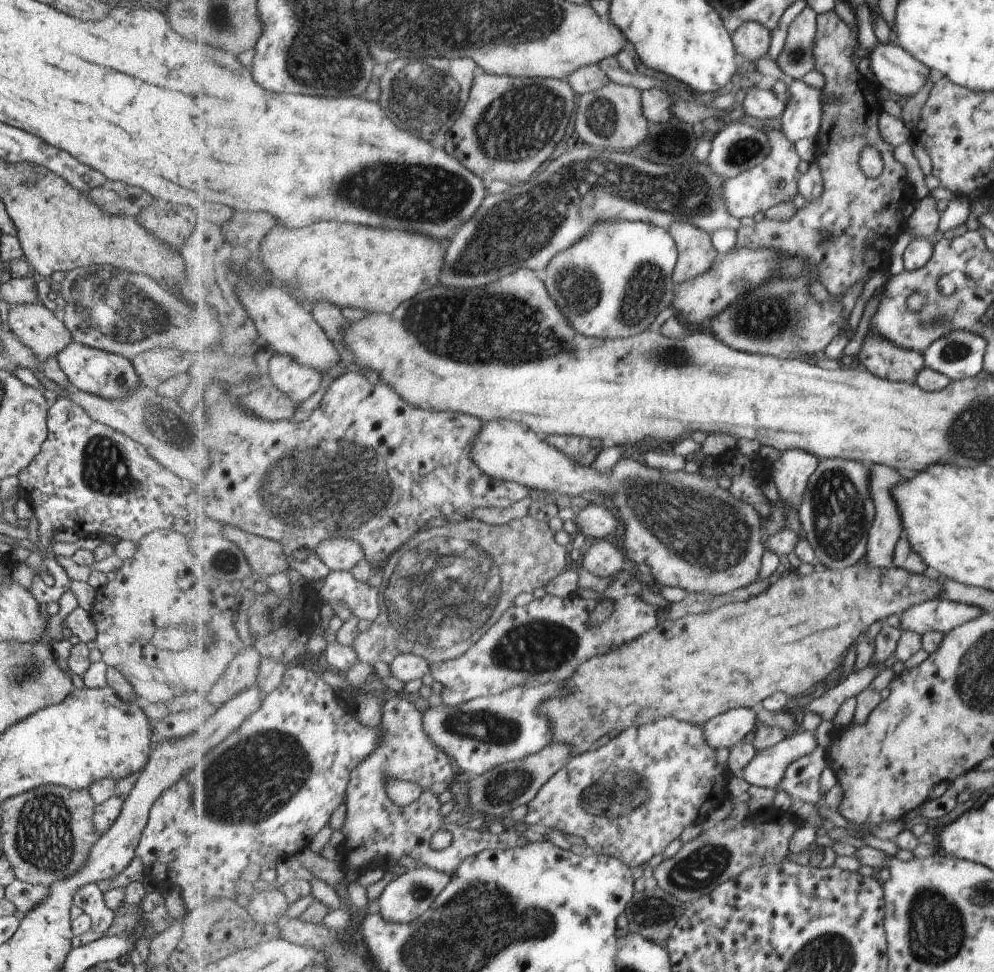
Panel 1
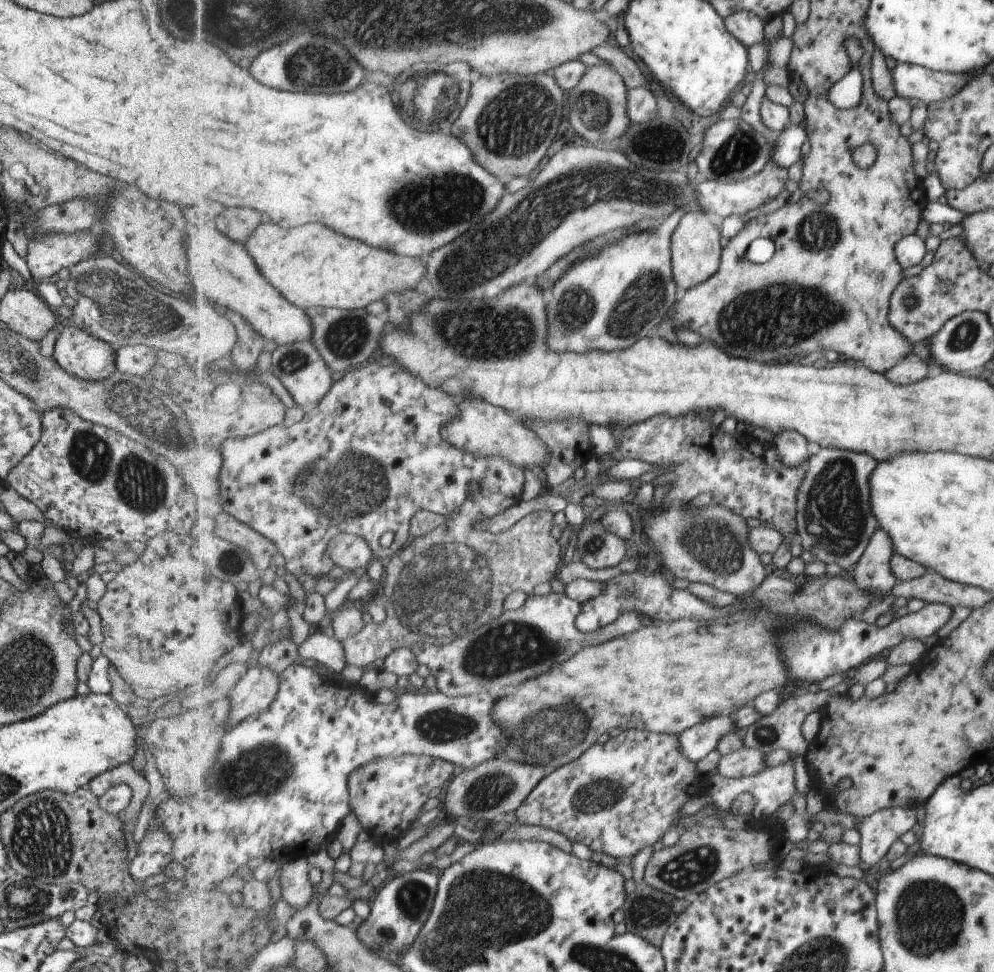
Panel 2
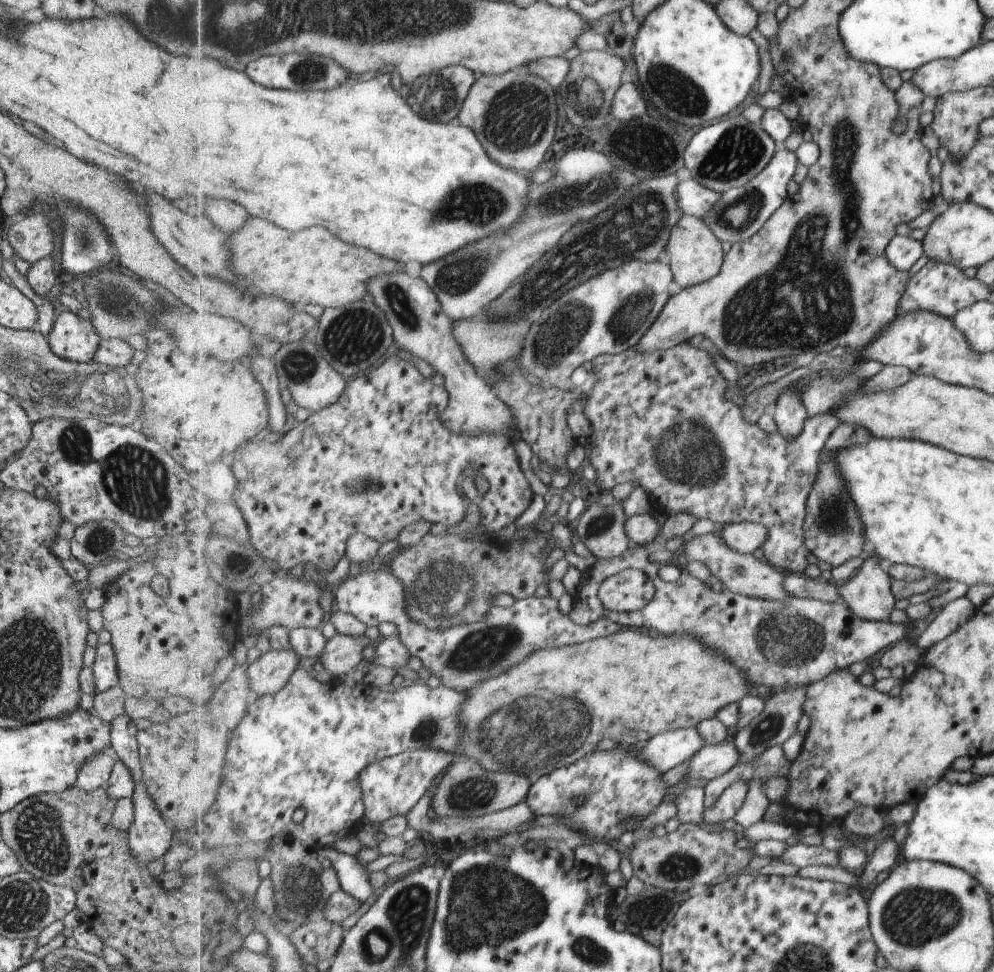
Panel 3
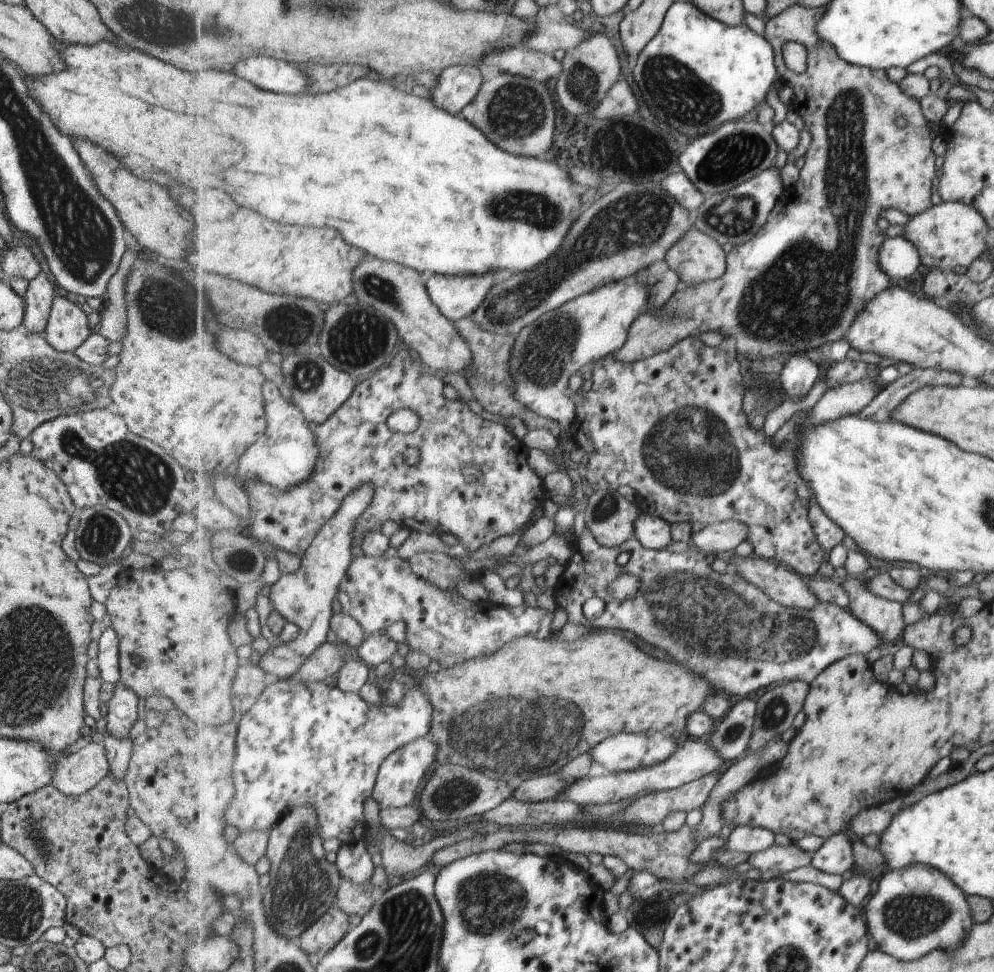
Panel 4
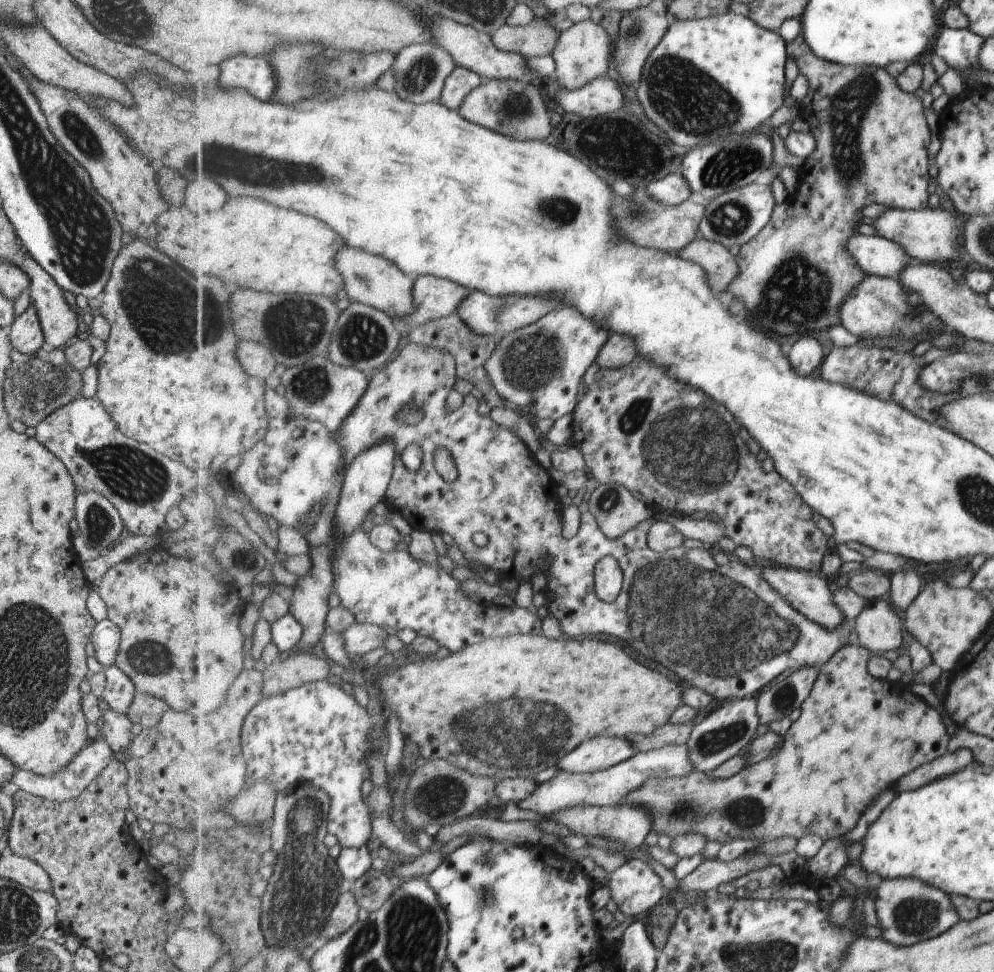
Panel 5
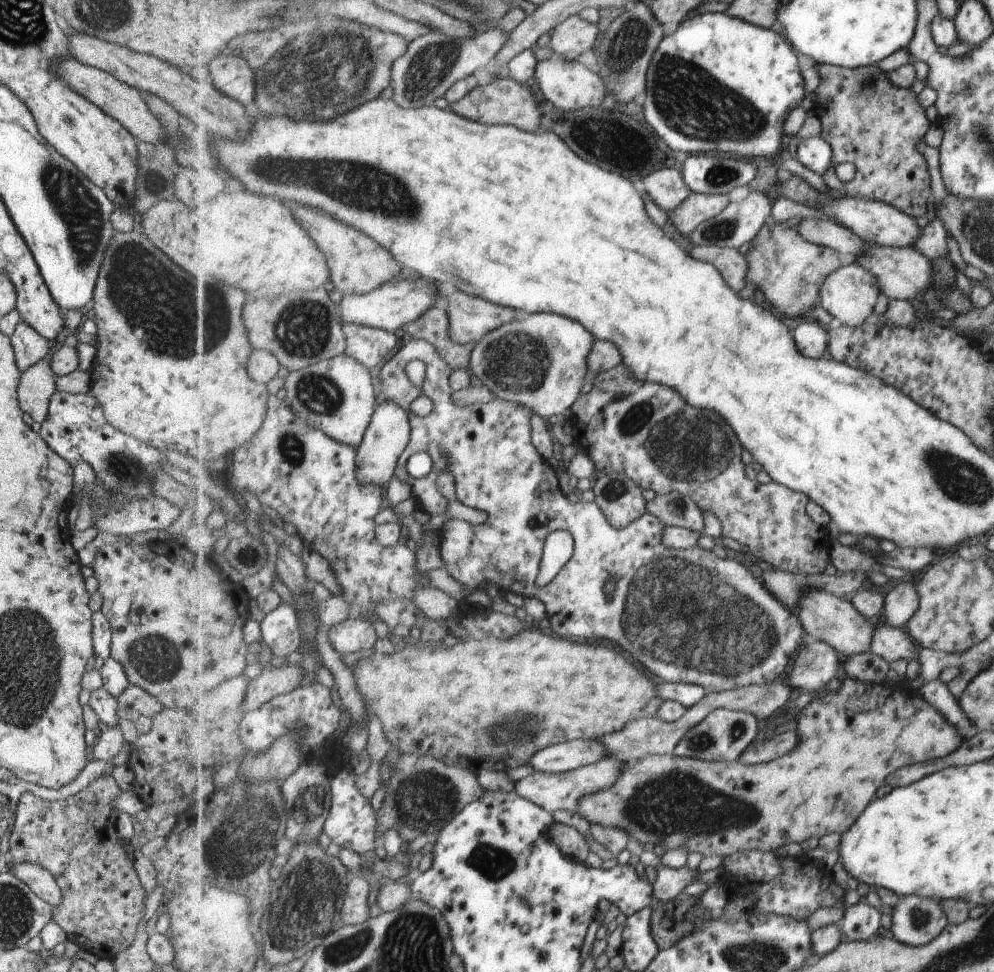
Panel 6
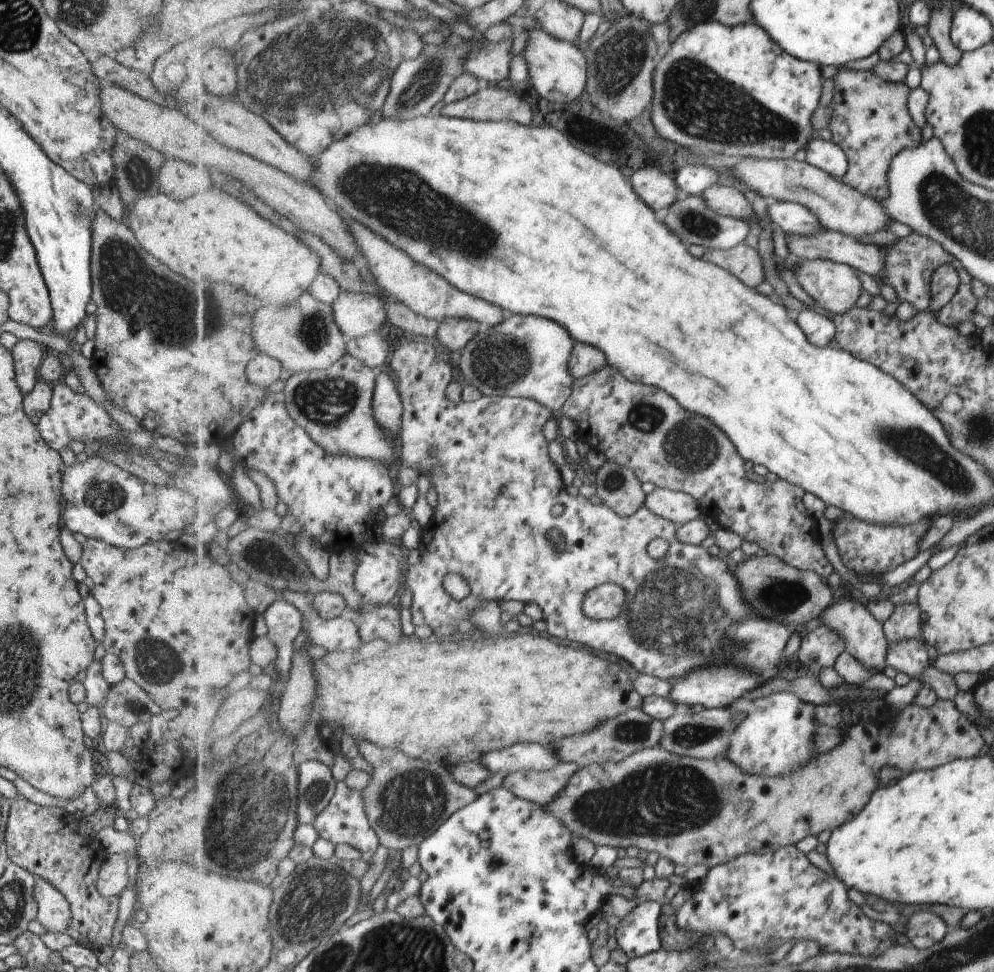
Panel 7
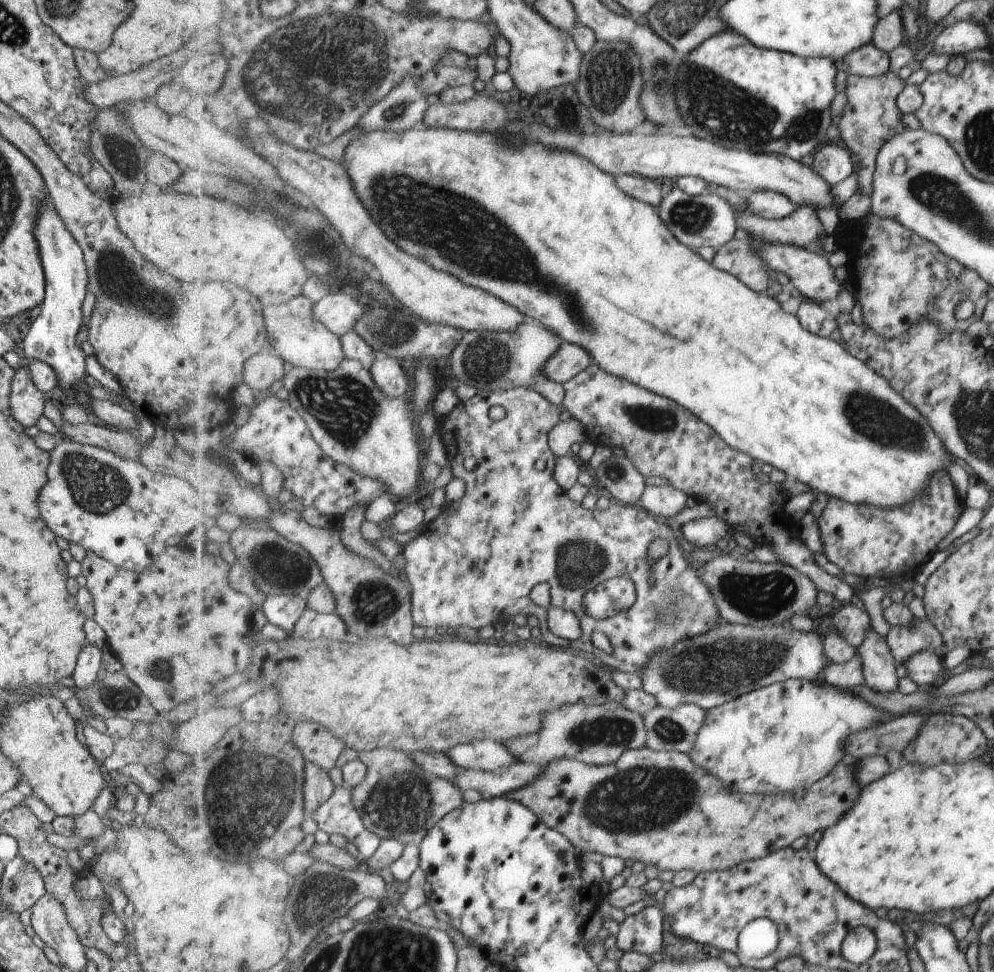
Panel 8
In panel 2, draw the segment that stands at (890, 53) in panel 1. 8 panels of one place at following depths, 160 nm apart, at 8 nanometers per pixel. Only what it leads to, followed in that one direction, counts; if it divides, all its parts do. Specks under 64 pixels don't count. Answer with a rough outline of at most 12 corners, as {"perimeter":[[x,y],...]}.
{"perimeter":[[895,63],[895,95],[928,105],[957,93],[976,72]]}

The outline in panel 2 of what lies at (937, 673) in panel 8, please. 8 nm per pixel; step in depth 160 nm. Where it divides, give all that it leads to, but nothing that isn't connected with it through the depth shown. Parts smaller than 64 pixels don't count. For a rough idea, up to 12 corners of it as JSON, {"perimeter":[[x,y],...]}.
{"perimeter":[[875,529],[852,571],[860,589],[883,598],[897,579],[890,535]]}

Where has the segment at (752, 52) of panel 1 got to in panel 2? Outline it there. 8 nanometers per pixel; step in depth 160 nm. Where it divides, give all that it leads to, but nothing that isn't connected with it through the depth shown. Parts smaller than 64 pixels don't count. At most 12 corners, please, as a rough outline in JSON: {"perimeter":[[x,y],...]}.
{"perimeter":[[751,11],[726,18],[745,46],[766,40],[766,21]]}

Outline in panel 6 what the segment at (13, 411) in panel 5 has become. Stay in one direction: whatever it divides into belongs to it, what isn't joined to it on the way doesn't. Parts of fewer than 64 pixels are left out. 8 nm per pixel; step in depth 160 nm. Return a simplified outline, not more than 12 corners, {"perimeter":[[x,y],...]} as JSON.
{"perimeter":[[49,355],[20,372],[17,403],[45,419],[56,392]]}

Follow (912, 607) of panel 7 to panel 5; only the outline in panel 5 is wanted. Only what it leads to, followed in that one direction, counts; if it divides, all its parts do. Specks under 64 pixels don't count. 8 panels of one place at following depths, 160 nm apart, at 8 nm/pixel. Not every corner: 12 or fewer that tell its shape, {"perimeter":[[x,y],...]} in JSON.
{"perimeter":[[913,570],[890,574],[889,602],[905,610],[921,590]]}

